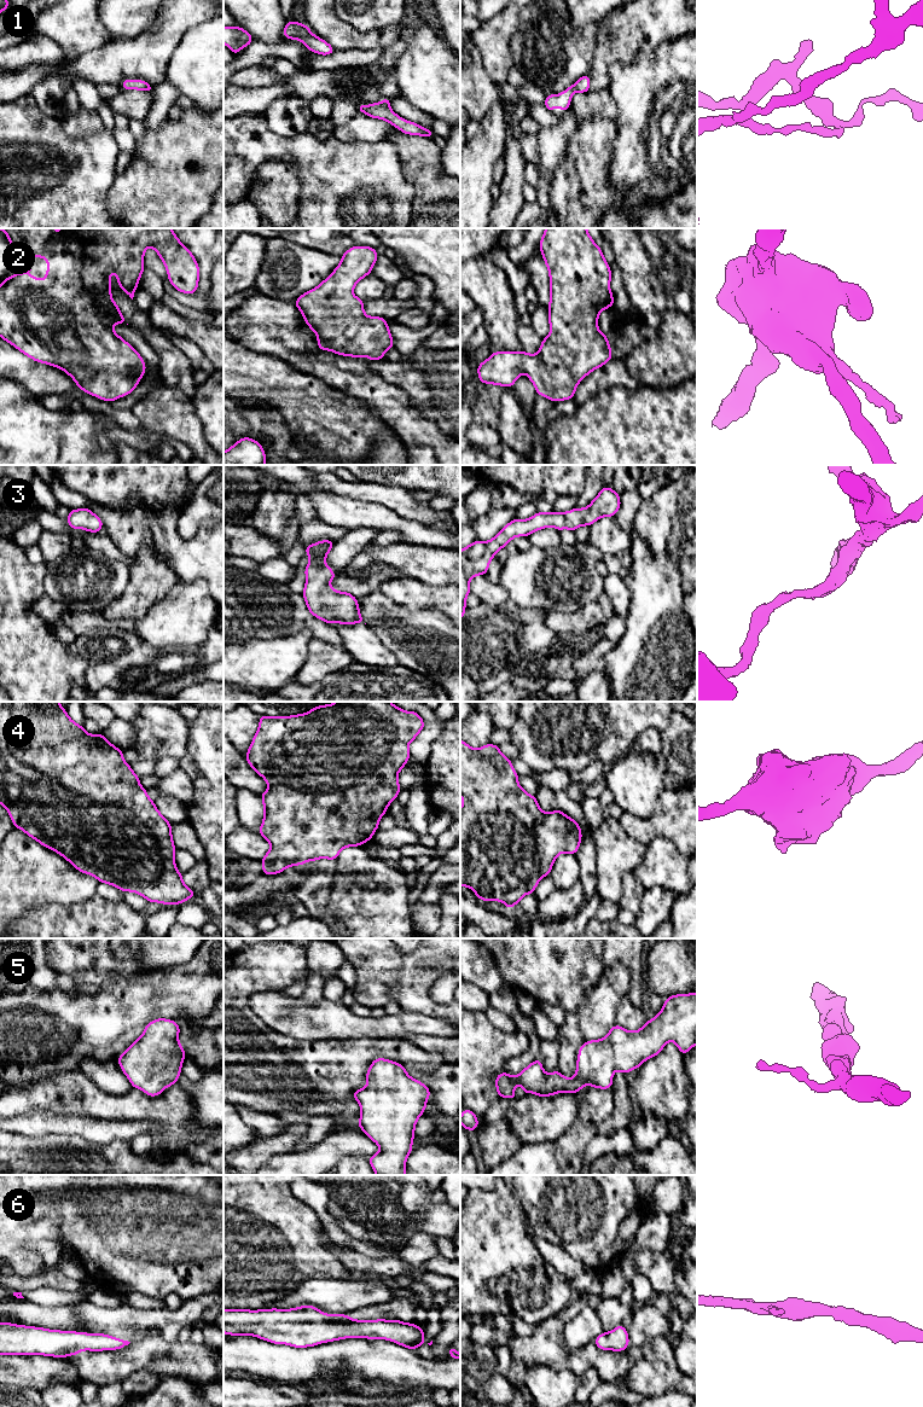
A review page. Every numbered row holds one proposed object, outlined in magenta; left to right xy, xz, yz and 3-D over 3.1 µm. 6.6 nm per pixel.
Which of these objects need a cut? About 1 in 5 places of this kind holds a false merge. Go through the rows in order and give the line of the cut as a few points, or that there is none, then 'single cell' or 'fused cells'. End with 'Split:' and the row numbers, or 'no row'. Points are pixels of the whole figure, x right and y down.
1: yz (572, 86), (575, 89) | fused cells
2: no cut | single cell
3: no cut | single cell
4: no cut | single cell
5: no cut | single cell
6: no cut | single cell
Split: 1

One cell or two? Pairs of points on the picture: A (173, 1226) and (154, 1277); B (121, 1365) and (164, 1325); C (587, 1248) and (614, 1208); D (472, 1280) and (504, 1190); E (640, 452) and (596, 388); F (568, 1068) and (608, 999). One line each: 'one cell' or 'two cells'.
A: one cell
B: two cells
C: one cell
D: one cell
E: two cells
F: one cell

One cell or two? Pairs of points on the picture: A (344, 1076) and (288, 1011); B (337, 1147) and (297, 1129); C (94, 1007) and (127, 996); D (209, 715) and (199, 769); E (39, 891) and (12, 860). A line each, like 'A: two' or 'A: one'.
A: two
B: two
C: one
D: one
E: one

